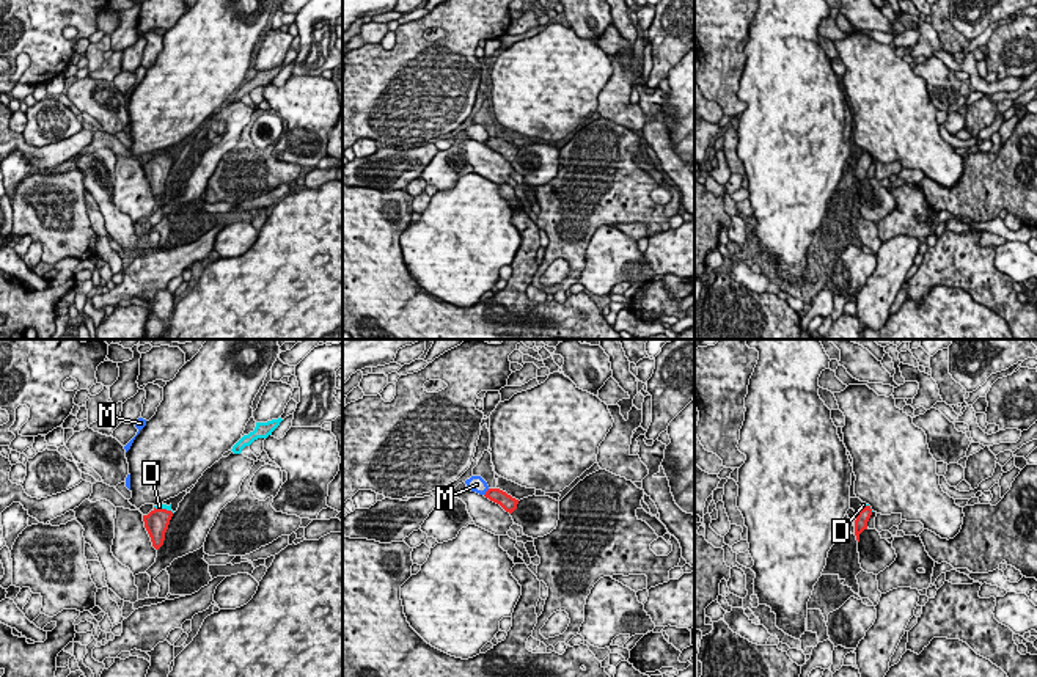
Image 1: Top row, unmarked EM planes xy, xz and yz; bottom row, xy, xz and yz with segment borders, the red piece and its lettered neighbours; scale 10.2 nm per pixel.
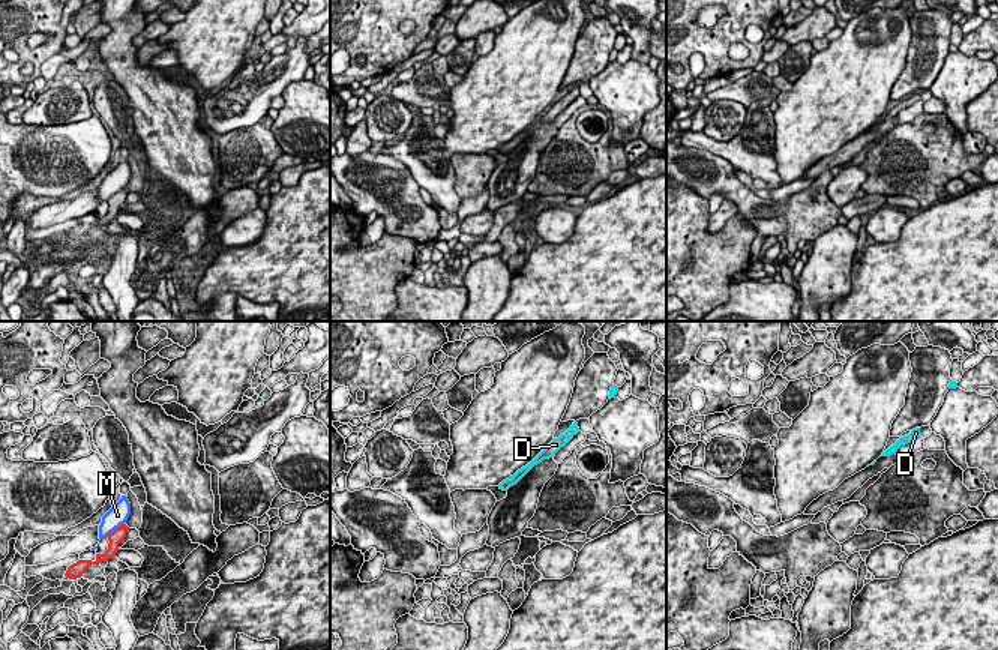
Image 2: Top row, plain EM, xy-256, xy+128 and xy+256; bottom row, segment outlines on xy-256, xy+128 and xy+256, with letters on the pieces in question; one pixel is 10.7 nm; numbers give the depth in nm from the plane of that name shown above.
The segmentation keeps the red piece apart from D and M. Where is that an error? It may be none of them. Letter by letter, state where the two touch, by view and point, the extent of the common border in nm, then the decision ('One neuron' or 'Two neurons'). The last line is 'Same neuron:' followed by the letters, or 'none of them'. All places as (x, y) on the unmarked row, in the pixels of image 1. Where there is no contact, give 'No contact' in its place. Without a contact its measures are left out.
D: Touches red at xy (164, 157). Shared border 220 nm. One neuron
M: Touches red at xz (486, 140). Shared border 100 nm. Two neurons
Same neuron: D

